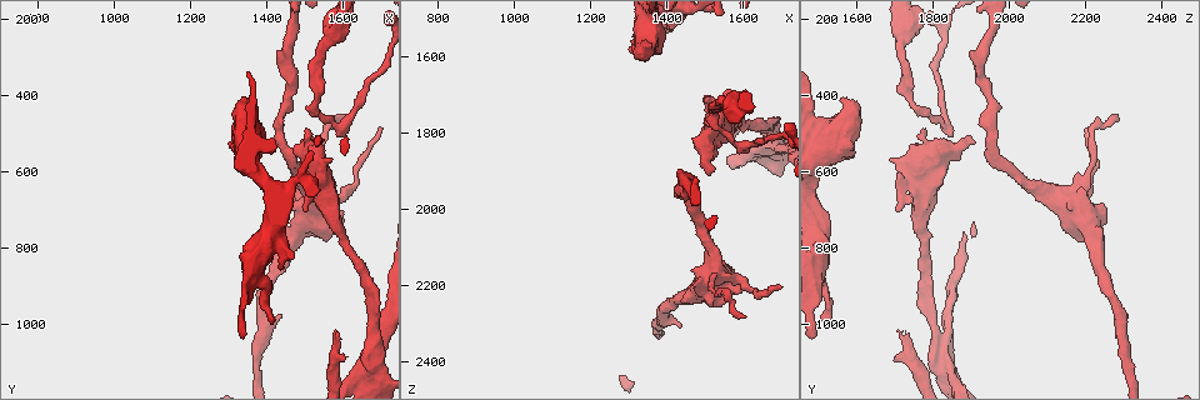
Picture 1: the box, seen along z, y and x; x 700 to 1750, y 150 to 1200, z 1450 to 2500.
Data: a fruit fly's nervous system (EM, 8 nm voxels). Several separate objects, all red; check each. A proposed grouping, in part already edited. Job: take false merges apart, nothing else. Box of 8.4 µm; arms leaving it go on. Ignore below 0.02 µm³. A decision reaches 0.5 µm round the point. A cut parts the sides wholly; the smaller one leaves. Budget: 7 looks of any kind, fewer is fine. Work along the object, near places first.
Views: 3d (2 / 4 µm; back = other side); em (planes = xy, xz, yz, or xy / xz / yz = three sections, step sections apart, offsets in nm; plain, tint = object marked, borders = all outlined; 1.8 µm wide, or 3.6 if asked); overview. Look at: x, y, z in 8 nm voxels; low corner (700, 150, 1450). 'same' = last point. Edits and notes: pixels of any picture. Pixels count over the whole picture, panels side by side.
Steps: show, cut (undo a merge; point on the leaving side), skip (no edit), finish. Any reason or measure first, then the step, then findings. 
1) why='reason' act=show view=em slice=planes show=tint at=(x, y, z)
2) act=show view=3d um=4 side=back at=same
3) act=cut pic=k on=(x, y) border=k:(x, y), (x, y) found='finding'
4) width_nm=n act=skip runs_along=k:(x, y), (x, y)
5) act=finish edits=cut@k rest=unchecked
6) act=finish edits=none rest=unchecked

why='three arms meet' act=show view=3d um=4 at=(1680, 1030, 1820)

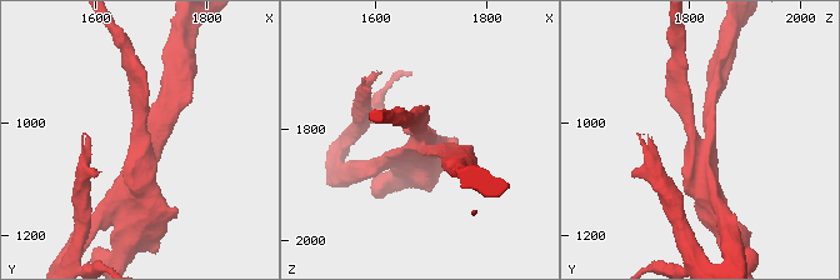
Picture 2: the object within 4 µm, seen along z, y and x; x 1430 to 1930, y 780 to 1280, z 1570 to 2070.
arms=3 why='now the EM' act=show view=em um=3.6 slice=planes show=tint at=(1685, 1035, 1825)

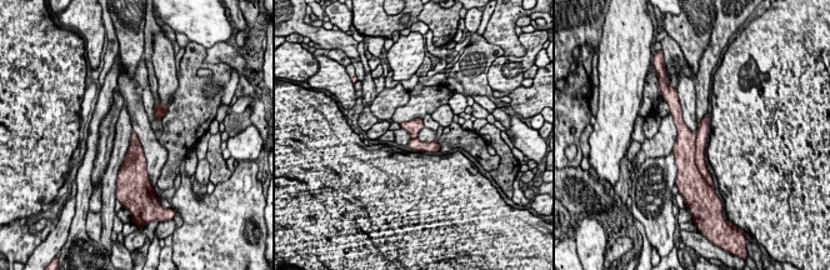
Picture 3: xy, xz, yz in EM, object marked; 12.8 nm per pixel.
act=cut pic=3 on=(700, 141) found='a second cell is stuck on'

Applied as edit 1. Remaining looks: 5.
why='abrupt turn' act=show view=3d um=4 at=(1595, 480, 1835)

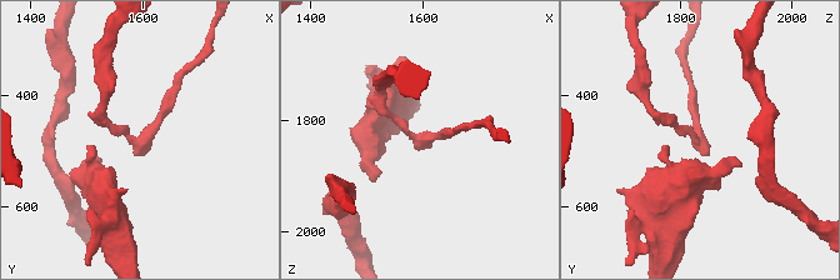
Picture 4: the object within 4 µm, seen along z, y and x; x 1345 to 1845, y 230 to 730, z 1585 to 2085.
act=show view=em slice=planes show=tint at=(1595, 480, 1835)

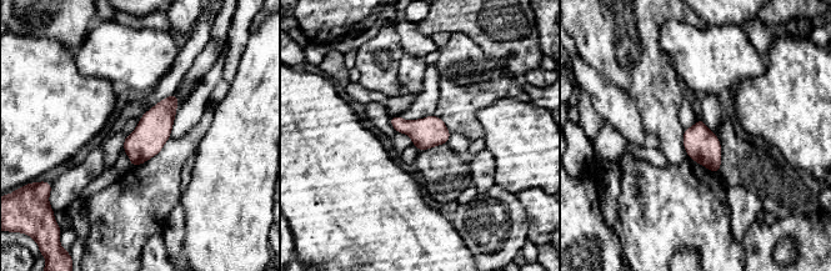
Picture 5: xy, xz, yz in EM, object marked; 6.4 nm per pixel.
act=skip found='one cell here'

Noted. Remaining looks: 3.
why='three arms meet' act=show view=3d um=4 at=(1515, 655, 2190)

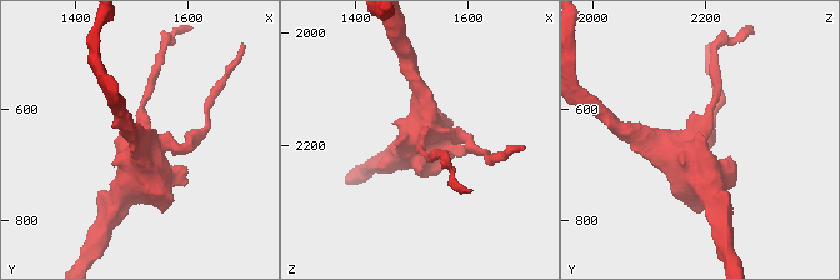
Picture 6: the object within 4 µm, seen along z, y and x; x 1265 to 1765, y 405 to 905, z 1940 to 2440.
act=show view=em slice=yz step=4 show=tint at=(1515, 660, 2185)

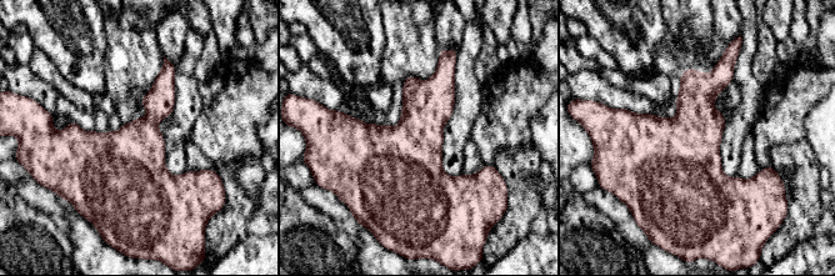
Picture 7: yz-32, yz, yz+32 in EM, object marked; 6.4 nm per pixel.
why='cut it another way' act=show view=em slice=xz step=8 show=tint at=same

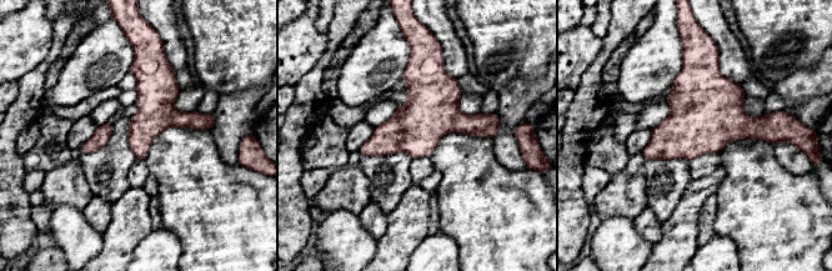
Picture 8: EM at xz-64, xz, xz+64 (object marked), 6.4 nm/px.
width_nm=200 act=skip found='all the same cell'

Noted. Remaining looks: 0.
act=finish edits=cut@3 rest=unchecked

